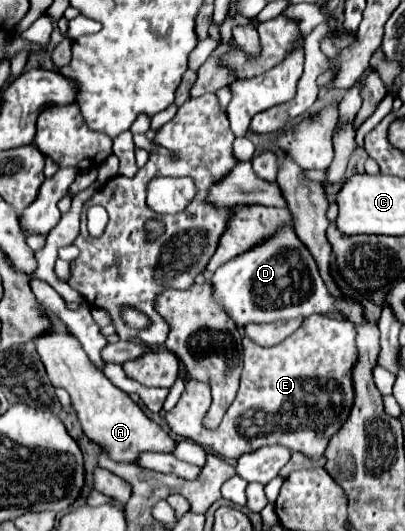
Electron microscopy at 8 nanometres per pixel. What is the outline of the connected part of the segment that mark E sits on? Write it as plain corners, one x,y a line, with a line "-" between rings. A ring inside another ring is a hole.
311,315
301,323
301,327
295,333
291,333
287,339
283,339
283,343
277,343
273,347
261,347
245,335
243,337
243,355
245,355
245,365
243,365
243,373
241,373
241,387
239,387
239,393
237,393
233,405
227,409
221,425
217,429
203,427
203,419
212,402
211,389
204,382
189,379
179,403
171,411
165,413
165,421
167,421
169,429
179,437
191,439
203,447
211,447
217,455
221,455
225,459
227,457
237,459
243,453
255,451
265,445
283,445
291,451
301,451
301,453
309,455
313,461
317,461
323,455
331,435
335,431
339,431
339,427
347,419
351,405
353,405
351,367
357,359
353,323
339,319
339,317

